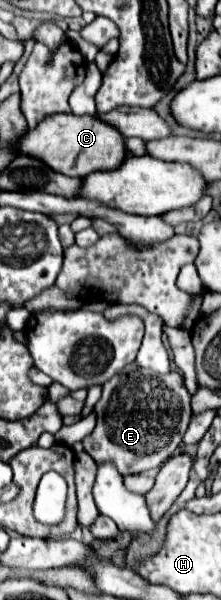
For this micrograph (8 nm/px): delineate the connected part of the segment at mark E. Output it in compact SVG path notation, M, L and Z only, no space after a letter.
M128 364L104 384L102 398L94 410L98 422L94 432L84 438L84 450L96 464L112 460L122 476L160 468L180 446L192 416L190 394L178 372L162 376L136 364Z

